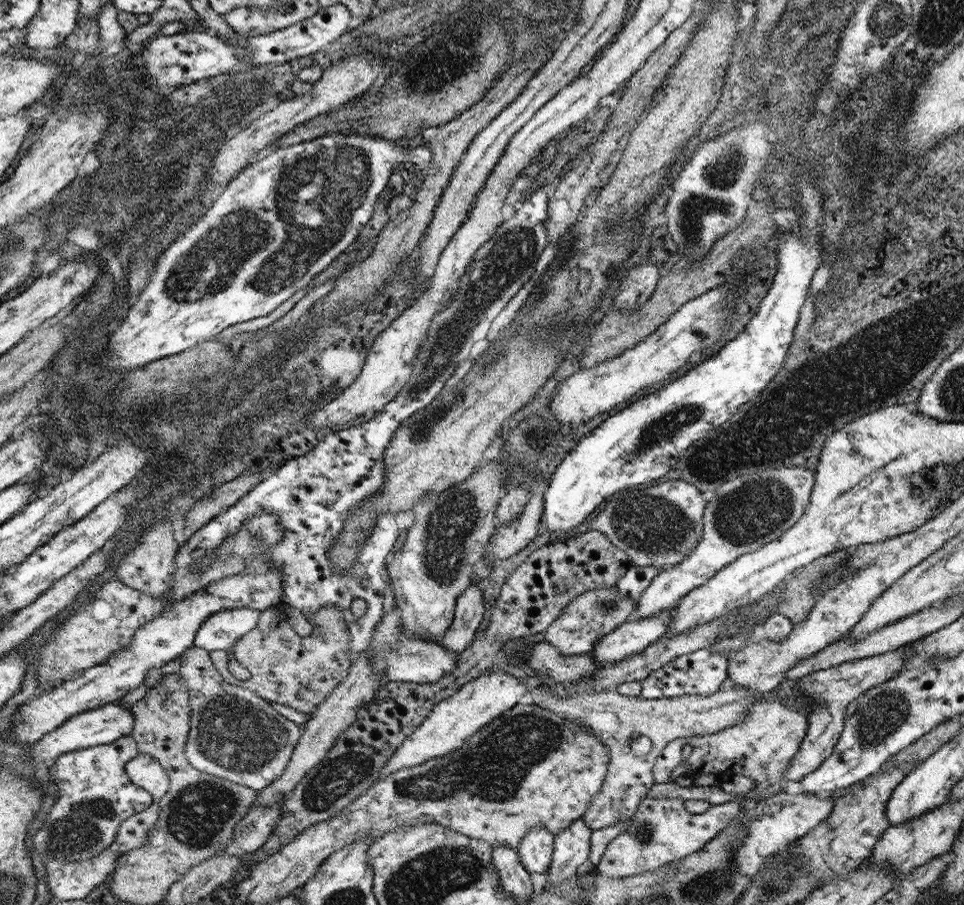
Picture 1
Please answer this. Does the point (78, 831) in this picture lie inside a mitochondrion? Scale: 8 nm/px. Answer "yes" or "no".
yes

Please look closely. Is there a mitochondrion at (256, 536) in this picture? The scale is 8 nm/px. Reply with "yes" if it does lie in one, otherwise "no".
yes

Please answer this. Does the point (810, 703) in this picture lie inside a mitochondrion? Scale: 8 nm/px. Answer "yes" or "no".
no

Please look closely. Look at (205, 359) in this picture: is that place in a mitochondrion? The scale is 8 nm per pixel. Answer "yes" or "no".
no

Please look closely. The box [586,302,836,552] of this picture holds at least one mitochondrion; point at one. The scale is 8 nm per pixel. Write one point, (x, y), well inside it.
(749, 511)

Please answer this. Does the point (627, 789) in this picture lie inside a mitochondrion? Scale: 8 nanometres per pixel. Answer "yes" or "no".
no

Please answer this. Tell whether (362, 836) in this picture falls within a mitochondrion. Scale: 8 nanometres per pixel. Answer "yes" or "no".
no

